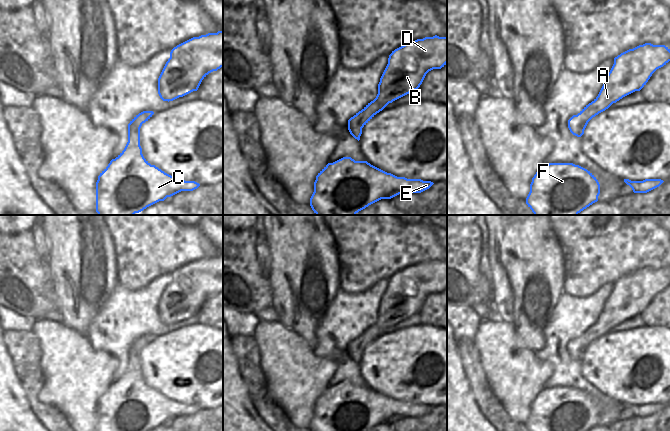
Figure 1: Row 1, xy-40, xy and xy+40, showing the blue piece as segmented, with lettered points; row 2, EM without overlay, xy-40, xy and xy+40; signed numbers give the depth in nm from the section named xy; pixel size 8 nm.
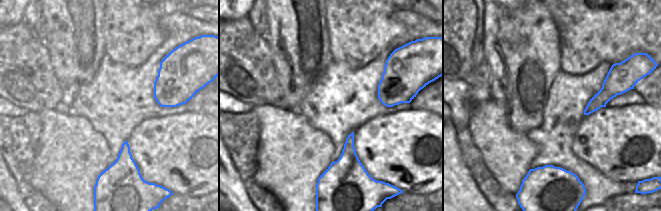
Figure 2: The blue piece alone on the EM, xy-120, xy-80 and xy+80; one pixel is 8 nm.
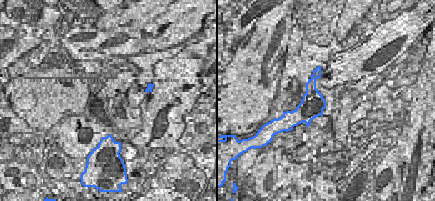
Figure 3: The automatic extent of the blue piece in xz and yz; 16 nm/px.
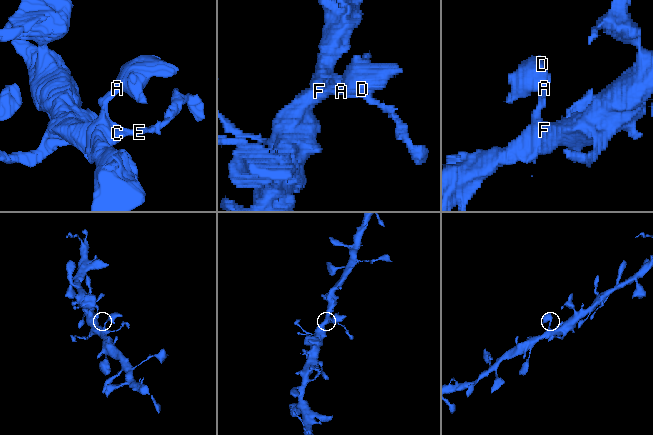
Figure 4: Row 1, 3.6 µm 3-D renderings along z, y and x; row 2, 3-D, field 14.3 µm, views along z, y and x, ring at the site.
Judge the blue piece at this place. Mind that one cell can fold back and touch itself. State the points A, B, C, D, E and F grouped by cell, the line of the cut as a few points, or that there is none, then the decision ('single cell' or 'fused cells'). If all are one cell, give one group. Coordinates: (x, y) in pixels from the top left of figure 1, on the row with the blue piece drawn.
A B C D E F; no cut; single cell

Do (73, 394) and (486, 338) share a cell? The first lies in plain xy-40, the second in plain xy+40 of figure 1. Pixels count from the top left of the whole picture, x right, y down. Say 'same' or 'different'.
same

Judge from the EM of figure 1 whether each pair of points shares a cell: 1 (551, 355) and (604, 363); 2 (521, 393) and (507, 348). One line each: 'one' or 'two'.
1: two
2: one

